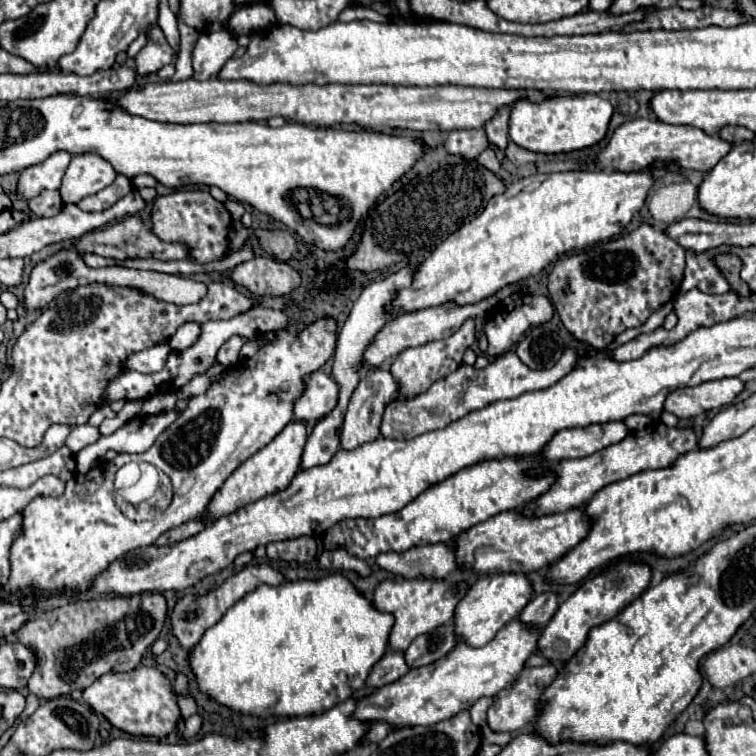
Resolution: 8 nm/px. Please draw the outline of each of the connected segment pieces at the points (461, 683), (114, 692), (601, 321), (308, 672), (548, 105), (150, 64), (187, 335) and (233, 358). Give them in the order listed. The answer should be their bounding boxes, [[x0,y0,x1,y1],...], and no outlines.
[[352,621,538,727],[82,667,180,737],[548,225,684,349],[188,573,394,719],[508,93,614,153],[136,25,176,77],[168,321,200,351],[216,337,242,365]]

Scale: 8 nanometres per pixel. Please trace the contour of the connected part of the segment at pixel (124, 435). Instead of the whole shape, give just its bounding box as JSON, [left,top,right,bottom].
[76,411,180,473]

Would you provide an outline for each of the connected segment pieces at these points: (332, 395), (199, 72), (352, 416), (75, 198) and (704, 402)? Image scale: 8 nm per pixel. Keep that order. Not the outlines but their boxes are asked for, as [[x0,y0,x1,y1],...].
[[294,371,338,423],[192,29,238,81],[340,369,398,449],[60,153,114,203],[664,377,744,419]]

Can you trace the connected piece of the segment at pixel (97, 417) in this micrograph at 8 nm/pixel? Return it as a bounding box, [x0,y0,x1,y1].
[90,405,116,427]

